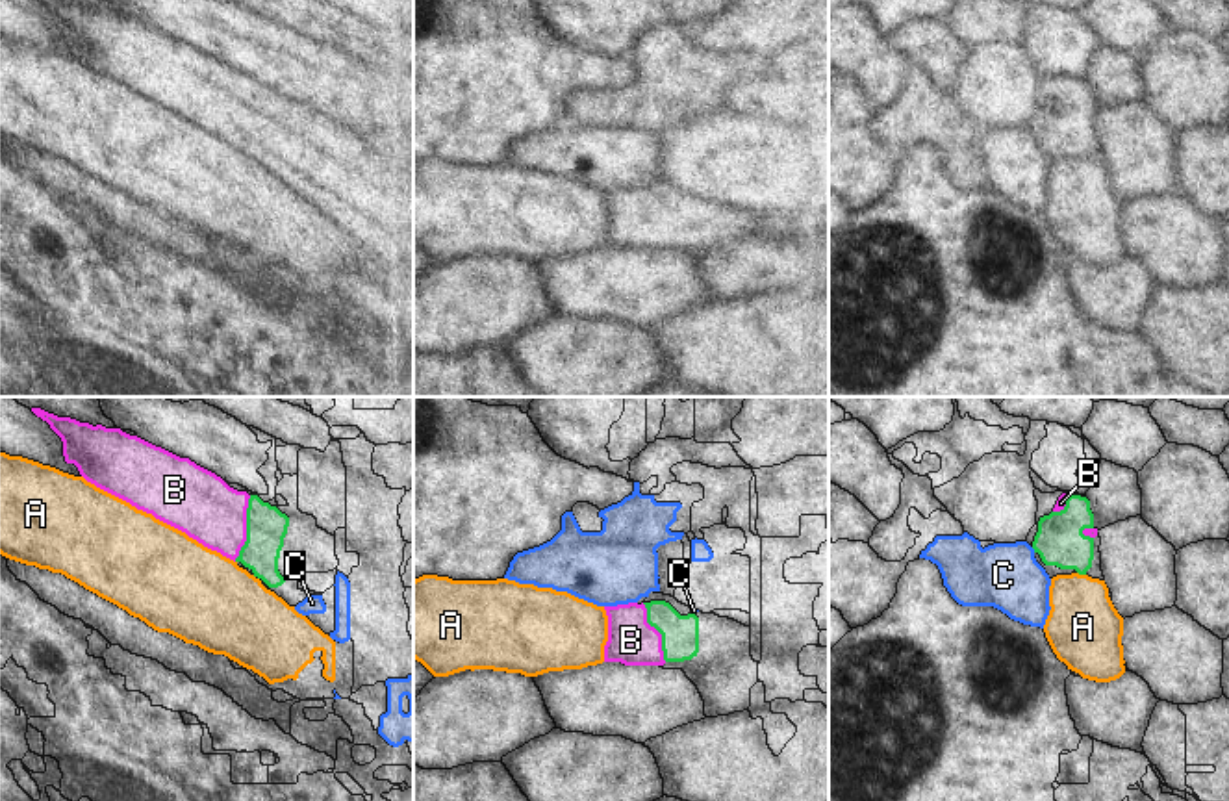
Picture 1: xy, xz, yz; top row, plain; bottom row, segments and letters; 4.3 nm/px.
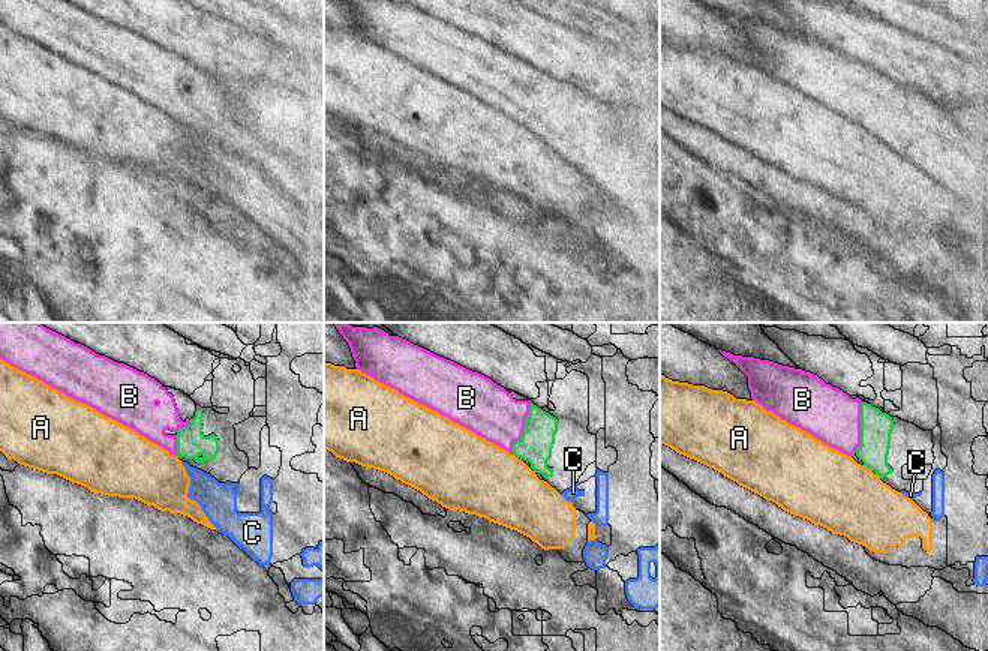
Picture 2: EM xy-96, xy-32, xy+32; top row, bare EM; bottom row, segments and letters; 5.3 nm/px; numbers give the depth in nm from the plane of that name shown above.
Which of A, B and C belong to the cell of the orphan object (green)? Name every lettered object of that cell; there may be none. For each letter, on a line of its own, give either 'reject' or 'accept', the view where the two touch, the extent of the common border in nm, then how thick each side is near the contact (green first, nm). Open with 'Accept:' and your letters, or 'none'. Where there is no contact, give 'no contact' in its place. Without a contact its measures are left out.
Accept: B
A: reject; contact in yz; length 40 nm; calibres 200 and 320 nm
B: accept; contact in xy; length 300 nm; calibres 180 and 280 nm
C: reject; contact in yz; length 30 nm; calibres 200 and 280 nm

